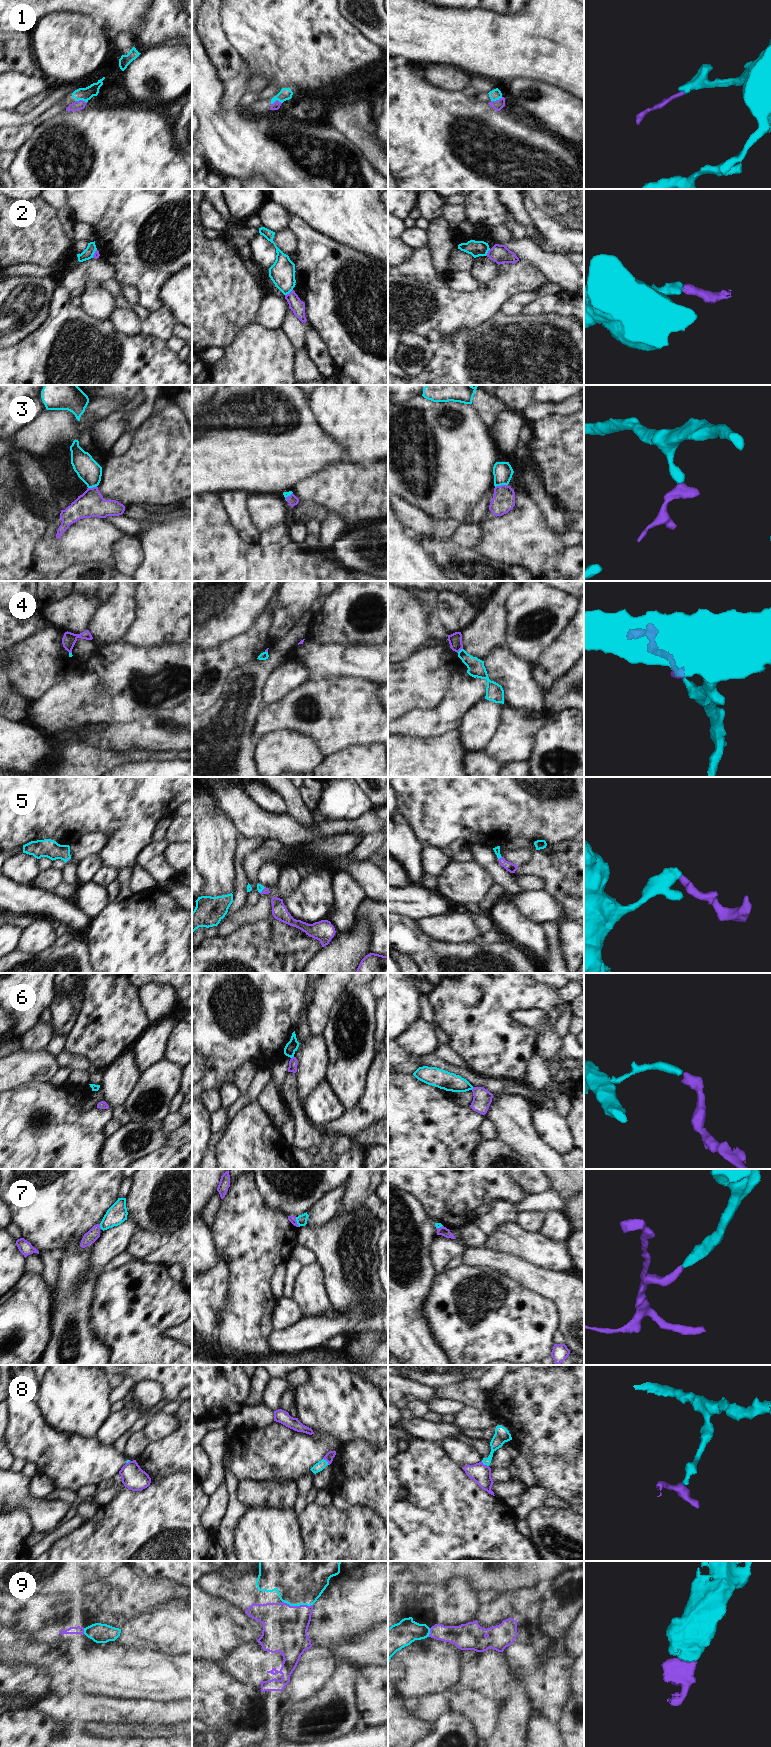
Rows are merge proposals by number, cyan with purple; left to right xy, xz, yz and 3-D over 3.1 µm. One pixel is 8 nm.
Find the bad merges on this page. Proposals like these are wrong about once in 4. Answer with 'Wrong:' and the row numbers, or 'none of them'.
Wrong: 2, 6, 7, 8

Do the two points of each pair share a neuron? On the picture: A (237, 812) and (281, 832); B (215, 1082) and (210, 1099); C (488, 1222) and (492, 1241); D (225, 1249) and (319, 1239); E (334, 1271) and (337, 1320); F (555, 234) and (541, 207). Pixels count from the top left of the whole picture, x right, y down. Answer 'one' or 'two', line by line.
A: one
B: two
C: two
D: two
E: two
F: one

